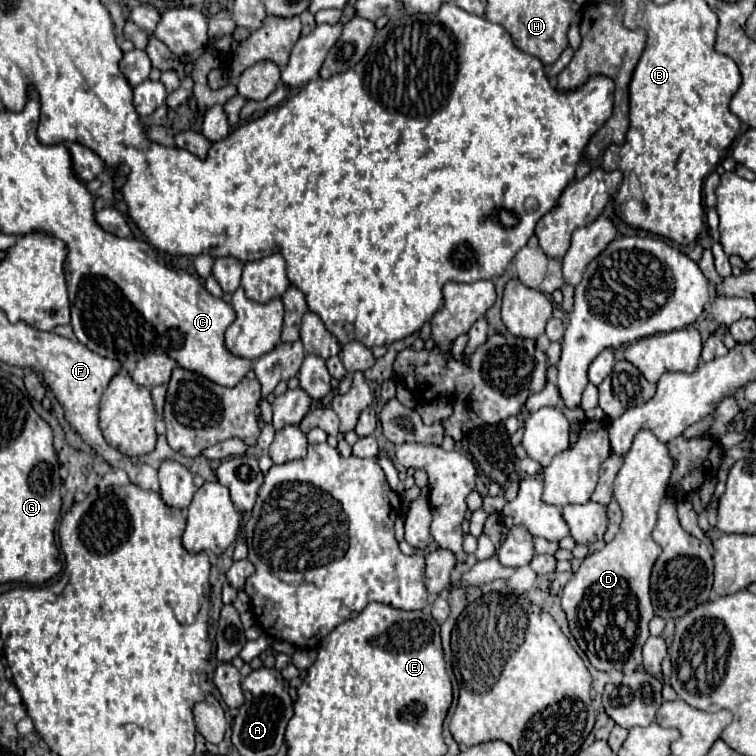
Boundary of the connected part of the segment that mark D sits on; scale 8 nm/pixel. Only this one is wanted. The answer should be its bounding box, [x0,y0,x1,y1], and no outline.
[562,428,674,672]

